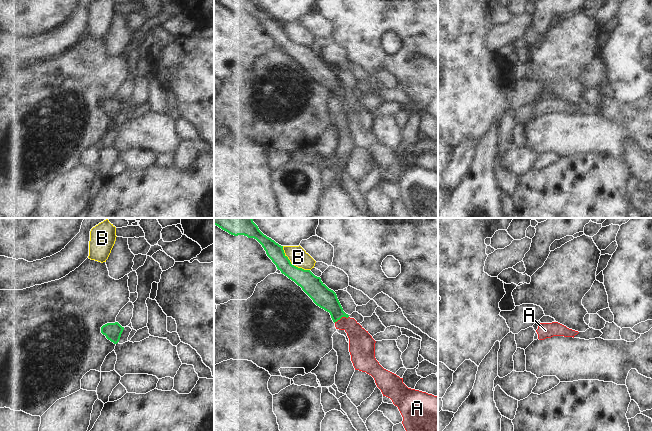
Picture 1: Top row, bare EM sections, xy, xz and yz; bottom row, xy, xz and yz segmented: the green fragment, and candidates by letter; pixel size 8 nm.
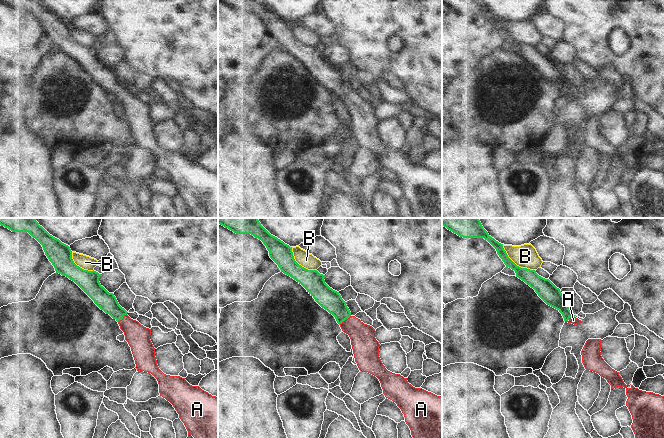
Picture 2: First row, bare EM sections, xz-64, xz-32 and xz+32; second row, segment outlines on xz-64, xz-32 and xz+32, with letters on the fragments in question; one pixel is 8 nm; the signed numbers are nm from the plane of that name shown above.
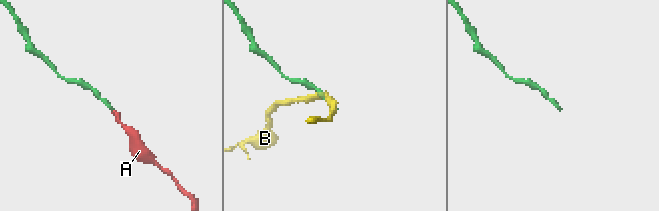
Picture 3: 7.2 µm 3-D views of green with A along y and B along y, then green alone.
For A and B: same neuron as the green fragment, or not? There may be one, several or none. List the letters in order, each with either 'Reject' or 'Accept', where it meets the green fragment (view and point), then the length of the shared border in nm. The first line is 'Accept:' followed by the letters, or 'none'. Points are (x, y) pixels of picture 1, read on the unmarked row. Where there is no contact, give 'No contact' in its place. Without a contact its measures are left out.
Accept: A
A: Accept. Touches green at xz (341, 93). Shared border 130 nm
B: Reject. Touches green at xz (291, 40). Shared border 300 nm.

